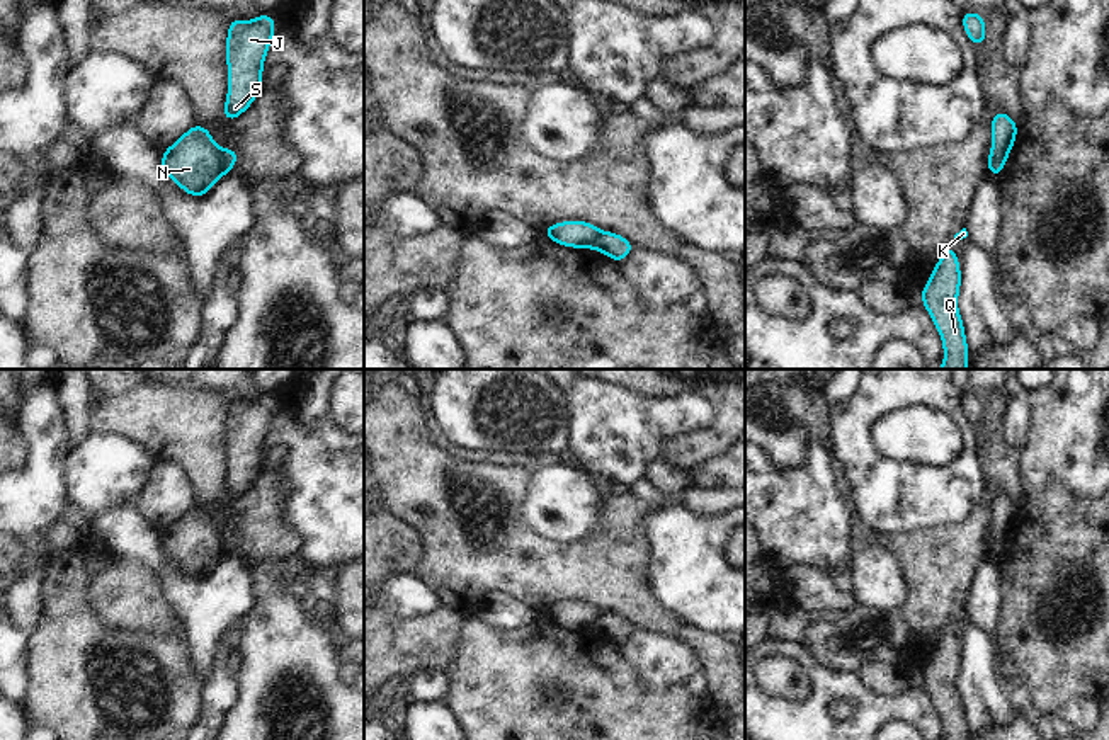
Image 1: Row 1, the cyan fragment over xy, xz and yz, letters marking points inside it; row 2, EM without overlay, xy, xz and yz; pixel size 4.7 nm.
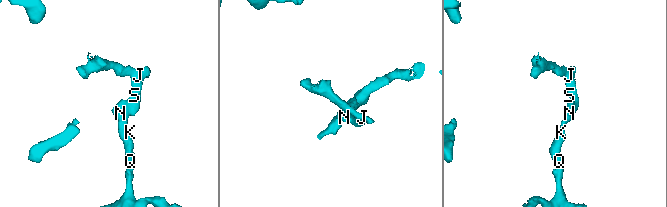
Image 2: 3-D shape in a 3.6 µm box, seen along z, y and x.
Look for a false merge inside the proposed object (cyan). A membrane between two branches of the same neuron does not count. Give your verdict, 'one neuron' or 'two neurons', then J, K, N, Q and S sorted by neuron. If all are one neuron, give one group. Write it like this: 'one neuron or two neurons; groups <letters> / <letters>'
two neurons; groups J S / K N Q

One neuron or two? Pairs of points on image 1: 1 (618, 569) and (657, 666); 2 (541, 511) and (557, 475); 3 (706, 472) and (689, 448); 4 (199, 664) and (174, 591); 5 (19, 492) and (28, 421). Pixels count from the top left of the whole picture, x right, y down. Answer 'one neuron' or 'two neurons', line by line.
1: two neurons
2: one neuron
3: two neurons
4: one neuron
5: one neuron

